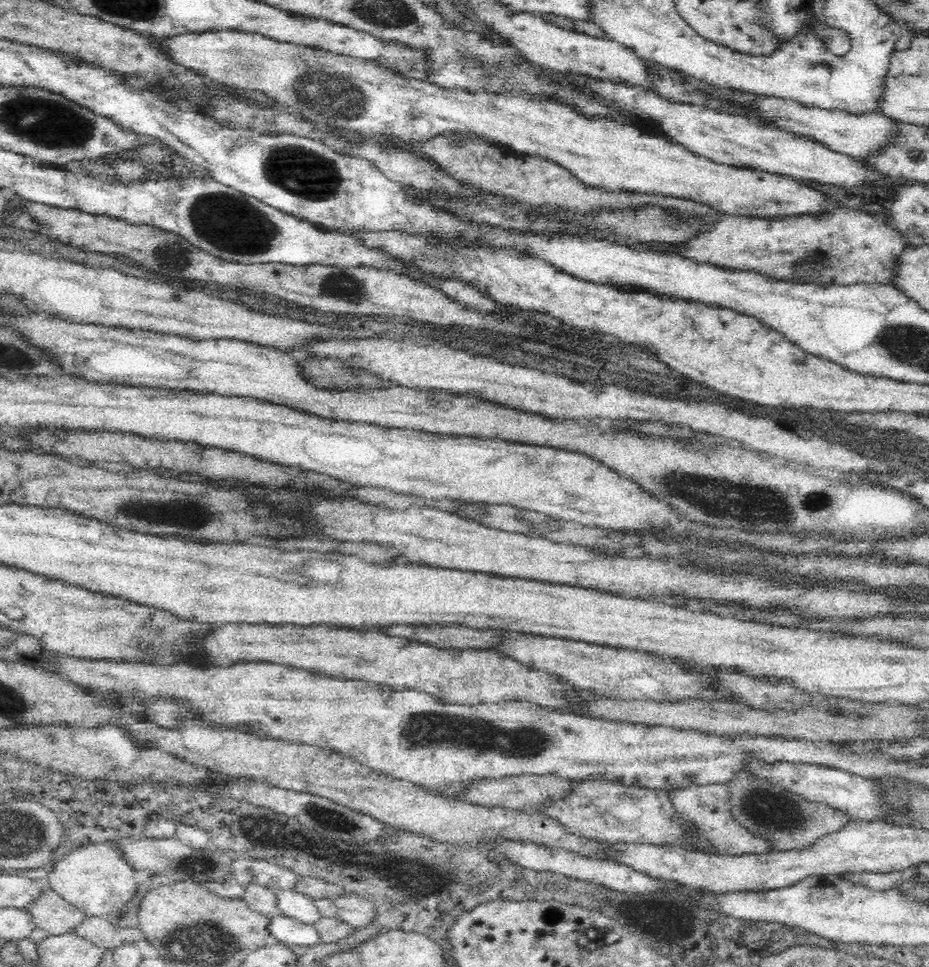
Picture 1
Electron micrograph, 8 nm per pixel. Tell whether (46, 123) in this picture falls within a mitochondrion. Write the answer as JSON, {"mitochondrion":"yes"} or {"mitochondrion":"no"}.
{"mitochondrion":"yes"}

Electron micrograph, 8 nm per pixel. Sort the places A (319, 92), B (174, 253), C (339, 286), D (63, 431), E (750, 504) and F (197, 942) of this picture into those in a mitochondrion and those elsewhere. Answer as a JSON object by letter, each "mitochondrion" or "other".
{"A":"mitochondrion","B":"mitochondrion","C":"mitochondrion","D":"other","E":"mitochondrion","F":"mitochondrion"}

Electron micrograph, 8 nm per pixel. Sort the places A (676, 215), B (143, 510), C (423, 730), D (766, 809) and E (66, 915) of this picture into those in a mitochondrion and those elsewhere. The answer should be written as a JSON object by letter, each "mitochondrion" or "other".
{"A":"other","B":"mitochondrion","C":"mitochondrion","D":"mitochondrion","E":"other"}

